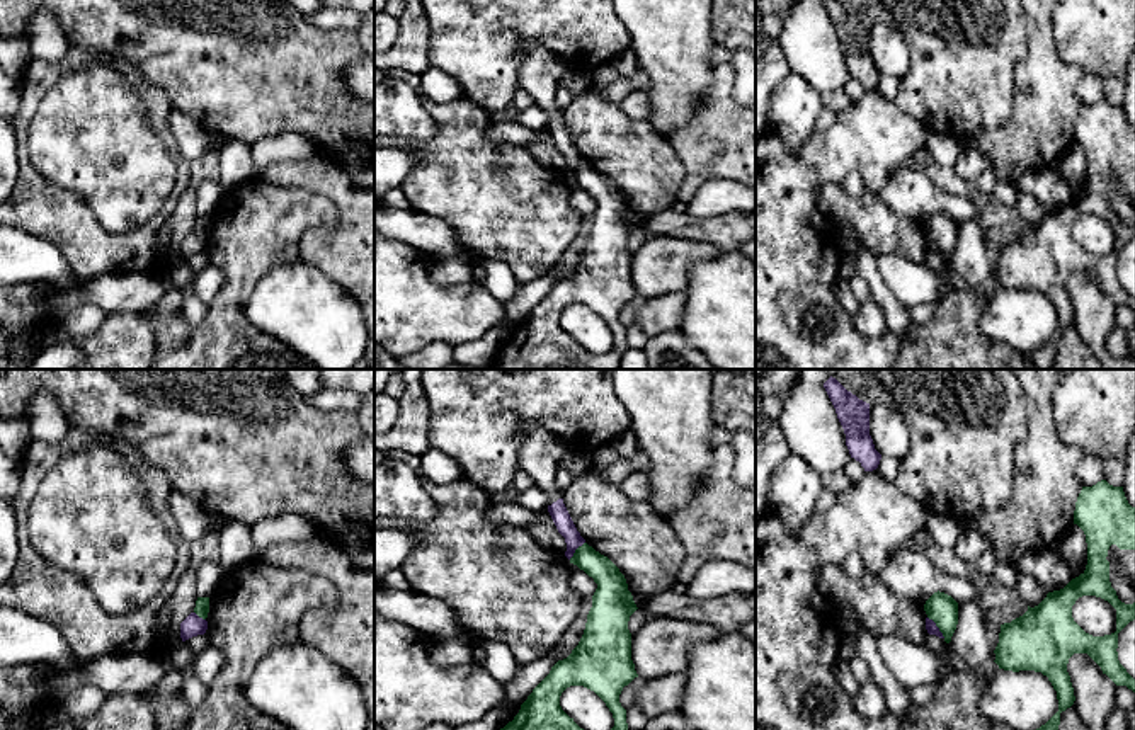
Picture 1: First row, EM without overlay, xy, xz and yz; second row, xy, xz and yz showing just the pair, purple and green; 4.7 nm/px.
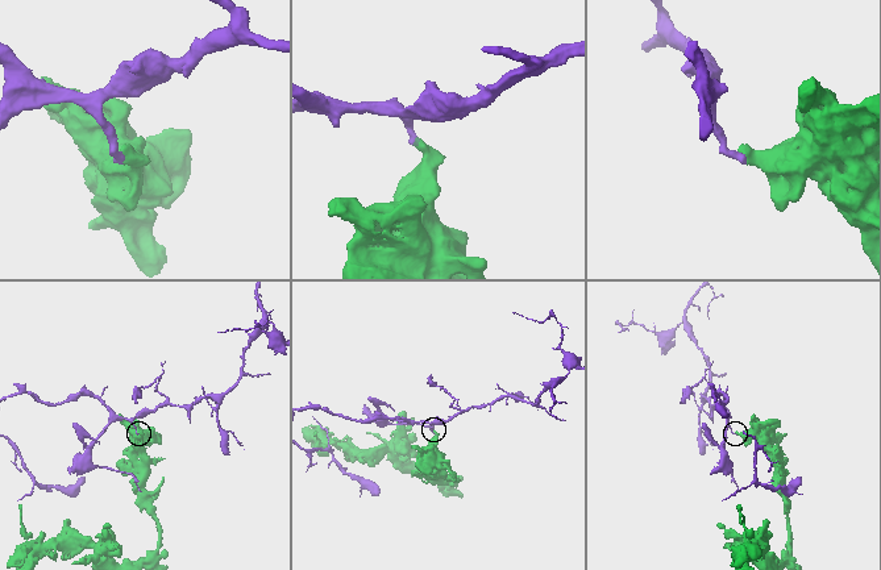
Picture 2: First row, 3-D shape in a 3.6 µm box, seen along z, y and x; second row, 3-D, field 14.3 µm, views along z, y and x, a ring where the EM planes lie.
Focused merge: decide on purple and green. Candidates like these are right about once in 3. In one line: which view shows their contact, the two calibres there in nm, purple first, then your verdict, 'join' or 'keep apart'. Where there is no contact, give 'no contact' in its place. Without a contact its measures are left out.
contact in yz; calibres 50 and 140 nm; keep apart

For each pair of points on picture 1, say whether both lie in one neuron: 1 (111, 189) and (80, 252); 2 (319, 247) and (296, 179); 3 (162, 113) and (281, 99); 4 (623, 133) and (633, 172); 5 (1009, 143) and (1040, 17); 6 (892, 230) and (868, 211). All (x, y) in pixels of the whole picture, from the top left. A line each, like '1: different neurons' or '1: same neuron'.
1: different neurons
2: same neuron
3: different neurons
4: same neuron
5: same neuron
6: same neuron

